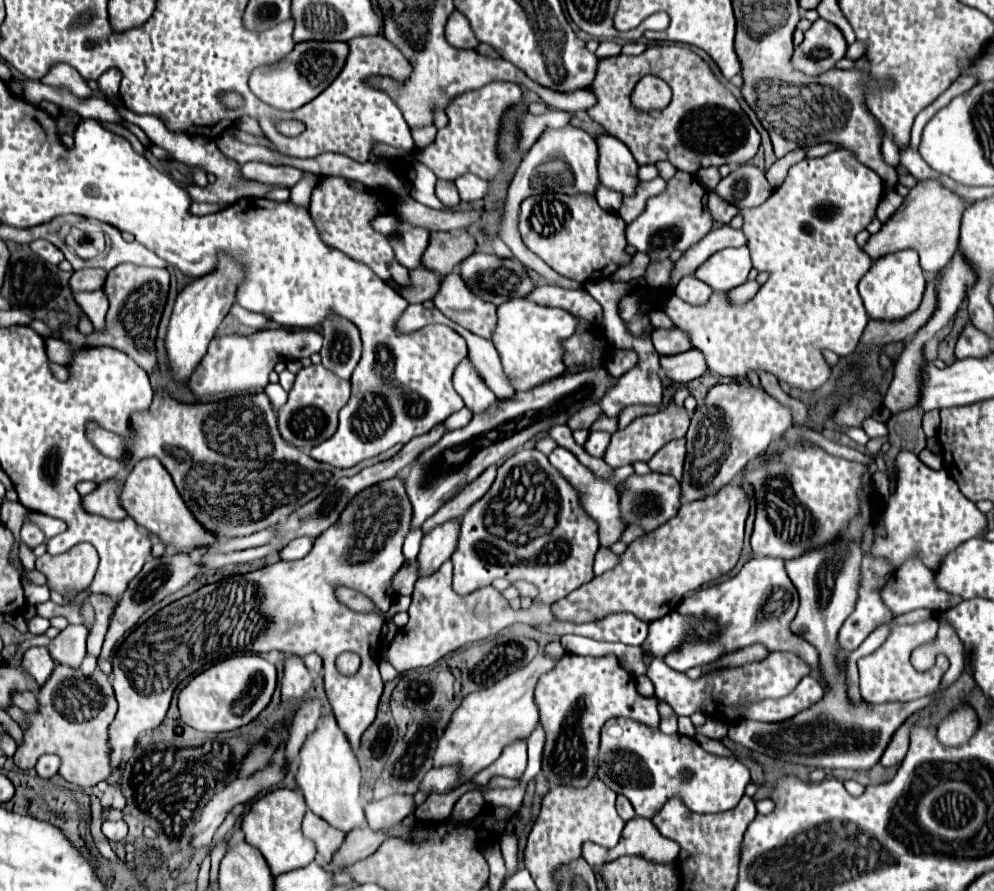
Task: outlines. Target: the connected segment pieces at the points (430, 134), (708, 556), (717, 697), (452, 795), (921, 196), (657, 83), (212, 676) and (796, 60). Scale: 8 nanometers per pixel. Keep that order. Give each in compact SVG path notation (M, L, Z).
M434 124L428 126L428 128L420 128L420 130L412 132L412 138L414 138L416 146L420 146L420 148L430 146L434 142L434 136L436 136L436 126Z
M728 484L714 496L684 504L672 520L634 540L616 568L594 576L588 584L554 602L554 618L582 624L612 612L632 612L636 618L652 622L670 614L688 592L728 574L736 566L742 554L748 512L748 496L736 484Z
M770 652L760 662L748 662L738 668L718 668L702 674L696 680L690 680L684 672L668 668L662 658L652 658L648 666L648 678L656 686L656 696L668 702L678 716L692 716L696 712L704 712L706 700L706 716L724 724L734 724L738 720L738 708L742 708L744 704L754 704L766 698L782 698L790 694L808 674L810 666L792 652Z
M469 782L445 795L431 794L422 805L417 807L415 818L417 821L441 821L442 818L449 817L454 804L457 802L458 798L464 794L464 792L483 787L484 786Z
M922 180L918 182L910 194L904 198L902 206L882 224L880 232L872 234L870 240L862 246L872 260L882 258L884 254L900 252L900 250L916 250L920 256L920 268L928 274L936 274L948 266L956 248L958 248L958 234L960 234L960 216L968 204L944 188L936 180Z
M644 76L634 88L632 104L638 110L660 110L670 102L670 98L670 86L664 80L656 76Z
M256 654L226 658L194 676L178 694L180 718L200 732L226 732L252 722L270 702L276 688L276 666Z
M818 18L804 32L804 42L794 50L792 64L804 74L816 76L834 68L834 64L844 58L846 40L834 24Z

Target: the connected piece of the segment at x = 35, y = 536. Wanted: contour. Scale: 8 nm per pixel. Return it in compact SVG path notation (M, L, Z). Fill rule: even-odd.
M24 522L20 534L22 534L22 542L28 544L28 548L36 548L38 544L42 544L46 540L44 532L36 524L32 524L32 522Z

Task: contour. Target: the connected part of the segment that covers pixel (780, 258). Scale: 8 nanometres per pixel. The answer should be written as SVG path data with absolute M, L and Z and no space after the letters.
M836 150L822 158L806 158L794 164L788 170L784 184L776 188L764 204L742 208L742 232L746 236L752 266L758 272L768 272L768 280L760 286L758 294L744 306L734 306L720 294L712 294L706 306L692 306L676 294L668 294L668 298L662 300L662 310L672 318L676 328L688 334L692 348L704 354L710 372L742 380L744 370L748 368L754 372L768 370L790 386L816 390L830 376L830 366L820 350L828 348L838 356L852 354L868 324L868 314L856 286L868 272L872 260L860 250L854 238L874 218L880 198L880 176L846 150Z

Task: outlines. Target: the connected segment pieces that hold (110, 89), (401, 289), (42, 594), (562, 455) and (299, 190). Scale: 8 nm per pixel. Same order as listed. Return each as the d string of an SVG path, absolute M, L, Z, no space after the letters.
M116 68L106 70L106 72L98 78L98 84L100 84L100 92L102 92L106 98L118 96L118 88L120 88L120 72L118 72Z
M414 268L410 270L410 284L408 286L400 286L394 280L388 282L408 304L414 302L426 302L432 300L432 296L436 294L438 286L440 286L440 276L436 276L434 272L426 270L426 268Z
M24 580L24 596L26 596L28 604L40 604L40 602L50 600L50 592L46 586L34 586L26 580Z
M556 446L556 448L550 452L548 458L550 458L550 464L552 464L554 468L558 468L558 470L564 474L564 478L580 492L584 510L598 522L600 544L602 544L602 546L612 546L614 542L618 542L620 536L622 536L622 532L626 530L626 524L624 524L624 520L622 520L622 512L620 512L620 506L618 506L616 484L622 482L622 480L626 480L628 476L632 476L632 474L634 474L634 468L632 468L632 466L622 466L622 468L616 468L616 470L614 470L614 476L612 476L610 480L598 480L596 476L592 476L592 472L590 472L586 466L582 466L582 464L578 462L578 458L576 458L572 452L564 450L562 446Z
M306 172L306 176L300 180L300 184L296 184L290 190L290 202L296 204L296 206L302 206L302 208L308 208L310 194L312 194L312 188L314 188L314 180L316 180L316 176Z

